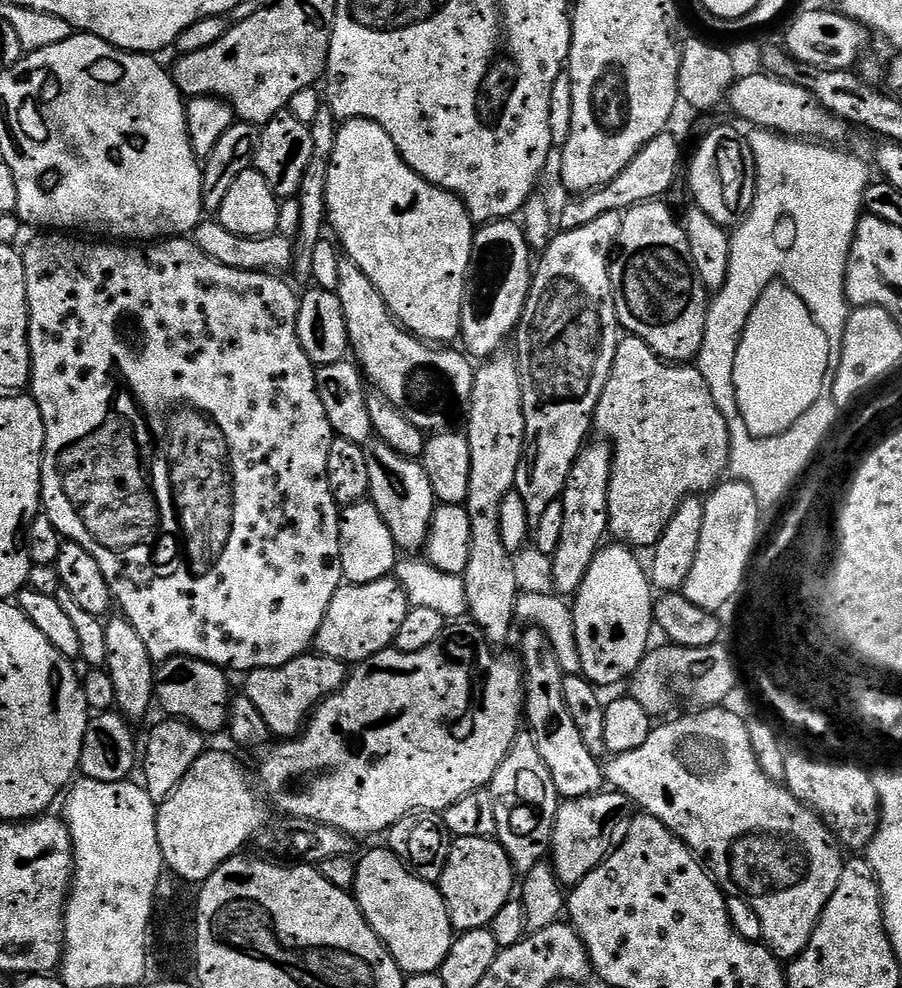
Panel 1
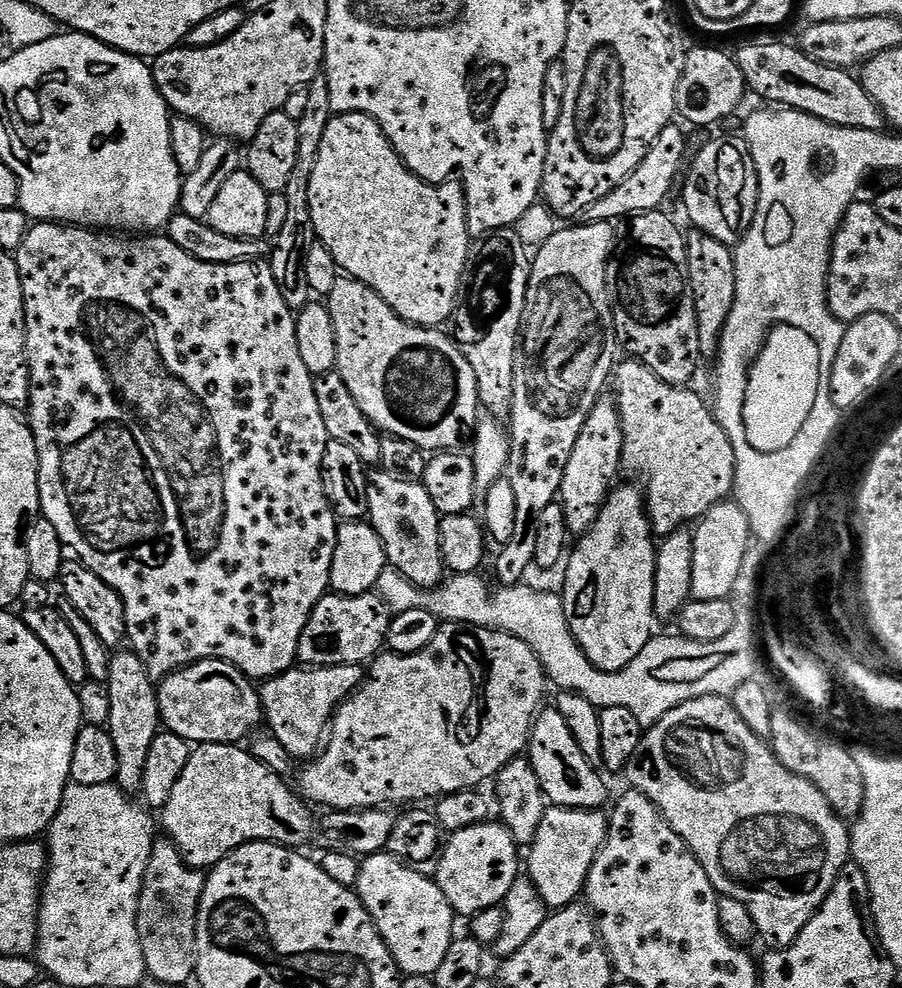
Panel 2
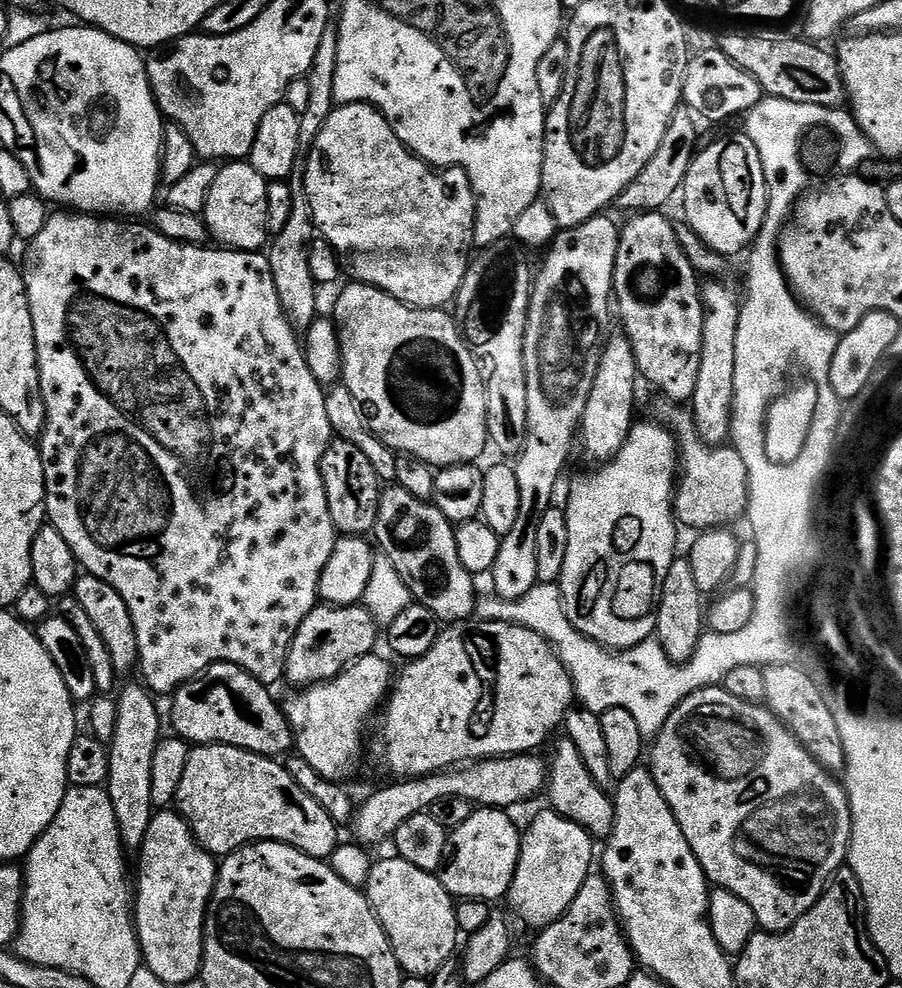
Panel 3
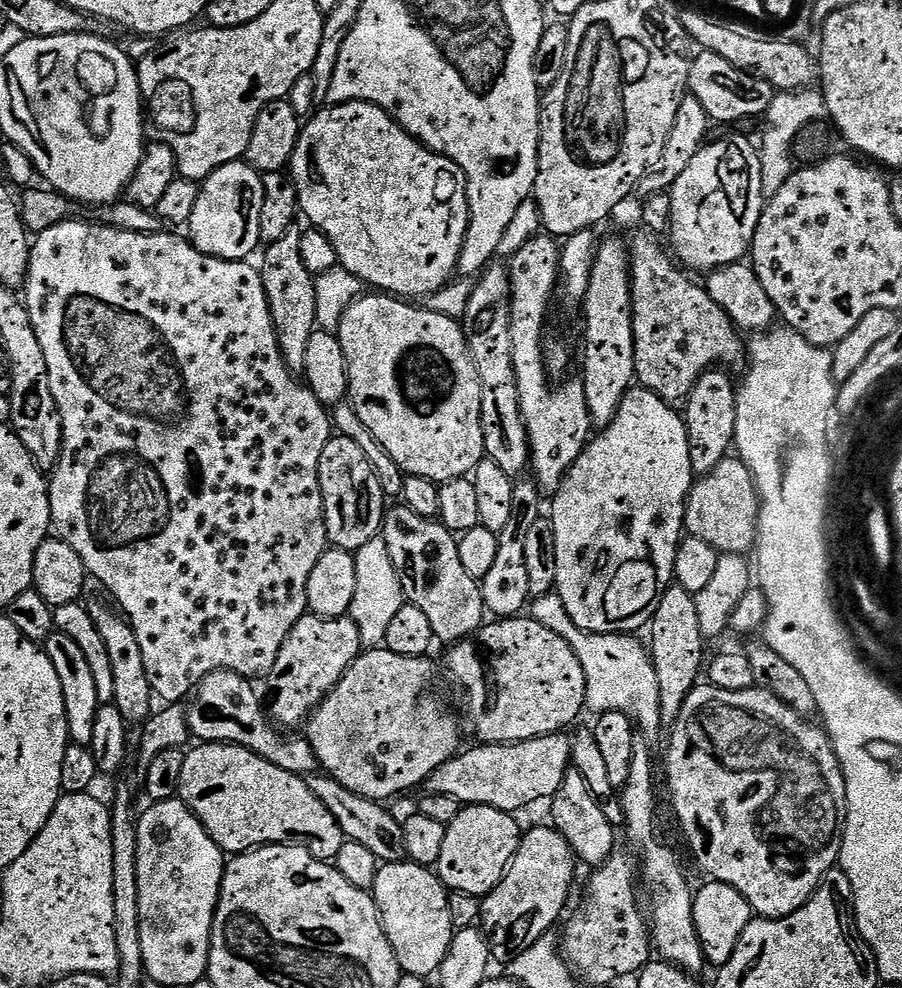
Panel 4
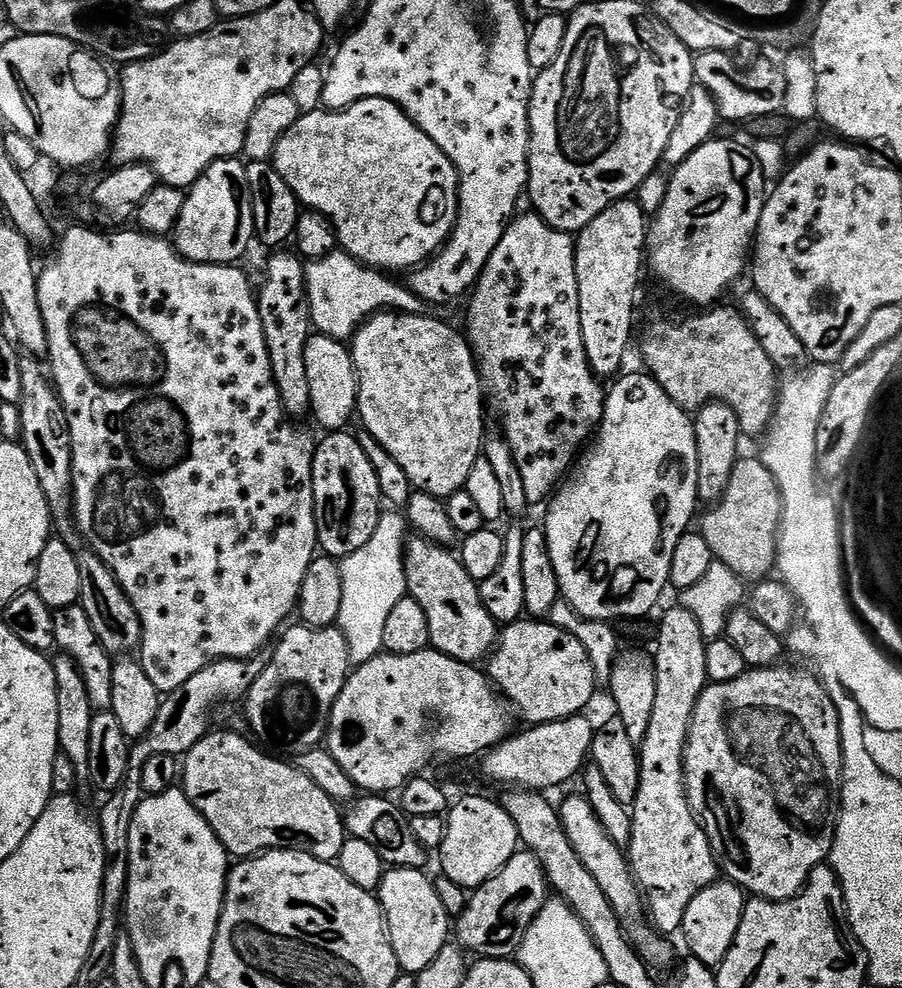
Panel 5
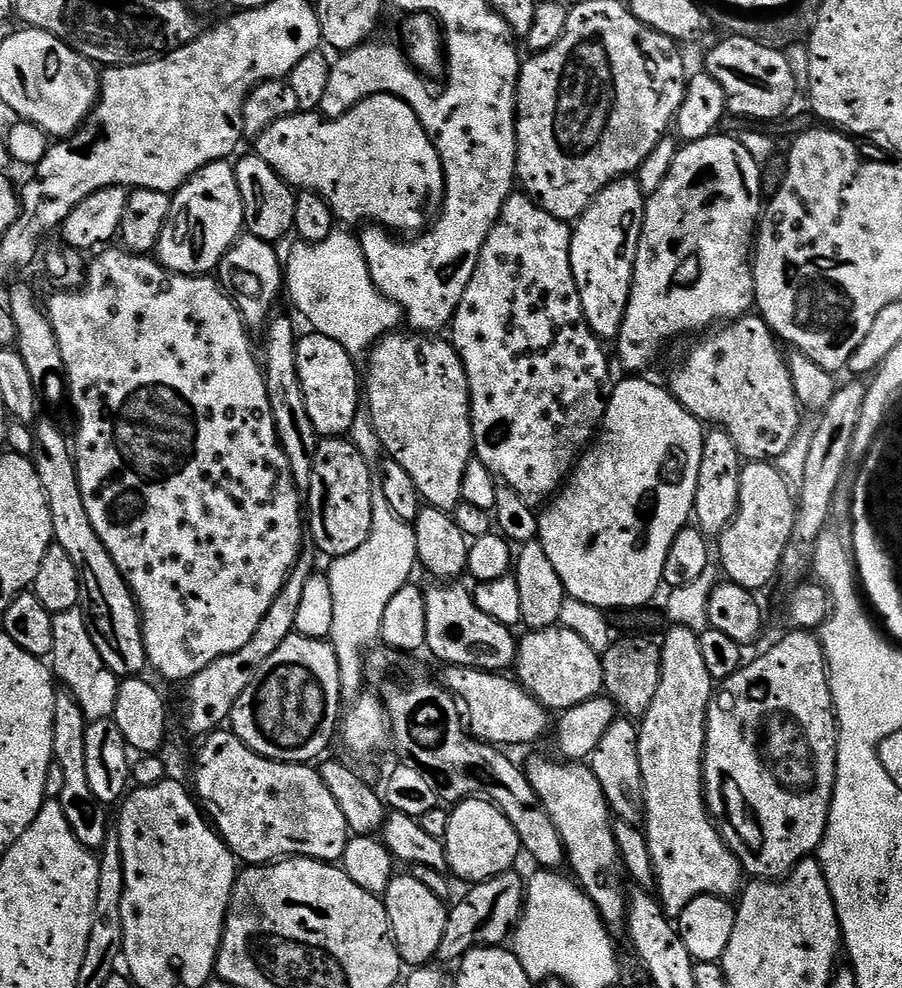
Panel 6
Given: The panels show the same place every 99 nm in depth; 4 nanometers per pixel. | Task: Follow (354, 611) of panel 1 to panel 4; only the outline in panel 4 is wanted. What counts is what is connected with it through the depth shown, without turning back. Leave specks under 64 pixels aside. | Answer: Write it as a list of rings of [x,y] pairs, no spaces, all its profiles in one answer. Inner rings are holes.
[[[304,615],[294,630],[290,630],[286,642],[282,642],[278,662],[274,662],[274,670],[266,677],[268,696],[272,699],[266,704],[269,717],[285,729],[299,729],[296,727],[299,724],[301,727],[329,696],[361,651],[358,626],[352,621],[351,615],[338,618]]]

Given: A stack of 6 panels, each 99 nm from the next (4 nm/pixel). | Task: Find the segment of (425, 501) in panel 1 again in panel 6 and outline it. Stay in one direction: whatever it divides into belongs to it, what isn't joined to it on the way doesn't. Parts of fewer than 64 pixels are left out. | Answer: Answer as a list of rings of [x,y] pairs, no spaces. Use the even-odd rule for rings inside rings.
[[[436,582],[433,585],[432,589],[429,587],[424,593],[427,651],[432,651],[444,666],[477,668],[497,674],[511,669],[516,663],[518,647],[513,629],[502,622],[494,622],[490,614],[482,614],[467,587],[459,588],[456,582]]]

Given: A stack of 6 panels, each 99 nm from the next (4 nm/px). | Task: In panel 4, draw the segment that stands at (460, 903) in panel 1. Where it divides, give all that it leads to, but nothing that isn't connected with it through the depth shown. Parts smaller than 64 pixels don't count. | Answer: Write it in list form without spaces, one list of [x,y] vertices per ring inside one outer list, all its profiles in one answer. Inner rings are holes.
[[[470,804],[461,807],[458,818],[446,826],[446,839],[442,841],[442,854],[434,871],[441,884],[449,892],[488,896],[502,882],[508,863],[520,845],[522,827],[511,812],[503,812],[494,806]]]

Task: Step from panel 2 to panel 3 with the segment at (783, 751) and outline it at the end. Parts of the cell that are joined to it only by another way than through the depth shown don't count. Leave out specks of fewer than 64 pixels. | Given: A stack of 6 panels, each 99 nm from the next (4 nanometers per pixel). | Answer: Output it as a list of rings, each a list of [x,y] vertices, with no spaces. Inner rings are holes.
[[[796,664],[770,665],[765,667],[762,679],[764,689],[766,689],[763,703],[766,705],[768,711],[773,712],[791,730],[794,738],[814,758],[814,762],[818,762],[826,771],[833,774],[843,773],[844,751],[842,750],[842,724],[834,720],[834,716],[830,712],[830,706],[825,700],[825,693],[820,693],[819,686]]]

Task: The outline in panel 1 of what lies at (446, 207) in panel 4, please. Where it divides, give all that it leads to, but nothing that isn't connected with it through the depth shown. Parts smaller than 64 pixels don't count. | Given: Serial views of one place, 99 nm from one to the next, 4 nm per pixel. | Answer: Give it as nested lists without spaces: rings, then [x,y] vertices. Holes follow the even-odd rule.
[[[346,120],[336,130],[324,201],[331,235],[338,241],[343,255],[370,278],[393,317],[425,342],[436,346],[451,345],[451,340],[455,341],[460,335],[464,283],[468,277],[474,235],[474,222],[460,197],[445,192],[421,173],[414,172],[398,154],[390,134],[386,134],[382,126],[372,120]]]

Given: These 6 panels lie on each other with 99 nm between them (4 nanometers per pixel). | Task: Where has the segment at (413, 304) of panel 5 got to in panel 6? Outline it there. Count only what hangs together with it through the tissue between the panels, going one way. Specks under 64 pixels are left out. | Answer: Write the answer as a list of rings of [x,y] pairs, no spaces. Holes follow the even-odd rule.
[[[333,230],[330,238],[322,238],[322,242],[317,244],[297,243],[297,248],[293,250],[289,256],[286,256],[286,292],[287,295],[292,295],[292,300],[296,303],[296,308],[309,320],[311,331],[318,334],[326,334],[326,338],[334,338],[334,342],[338,342],[338,346],[342,346],[342,350],[346,350],[346,354],[350,354],[353,360],[360,362],[371,353],[372,349],[384,339],[385,336],[395,333],[396,328],[405,319],[404,309],[396,305],[393,300],[386,298],[378,290],[378,286],[374,286],[374,278],[370,278],[370,266],[366,266],[366,258],[362,254],[362,246],[359,239],[355,235],[351,236],[351,231],[348,230]]]

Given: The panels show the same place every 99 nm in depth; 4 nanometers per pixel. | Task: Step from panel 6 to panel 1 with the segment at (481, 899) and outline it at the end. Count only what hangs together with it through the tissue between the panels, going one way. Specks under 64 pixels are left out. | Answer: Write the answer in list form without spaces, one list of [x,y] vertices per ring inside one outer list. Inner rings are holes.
[[[601,790],[593,796],[564,800],[556,812],[552,831],[550,863],[565,886],[575,886],[590,874],[626,838],[632,825],[634,805],[615,790]]]

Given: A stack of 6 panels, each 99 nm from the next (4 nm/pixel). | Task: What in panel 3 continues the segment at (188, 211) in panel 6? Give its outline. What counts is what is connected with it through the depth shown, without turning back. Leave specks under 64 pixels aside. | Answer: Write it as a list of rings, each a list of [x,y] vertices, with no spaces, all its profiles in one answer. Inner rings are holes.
[[[228,162],[217,171],[214,186],[210,190],[210,198],[206,198],[206,206],[202,213],[204,225],[208,227],[209,237],[217,245],[238,252],[260,252],[269,243],[268,211],[266,210],[266,194],[269,181],[254,170],[254,166],[247,162]]]

